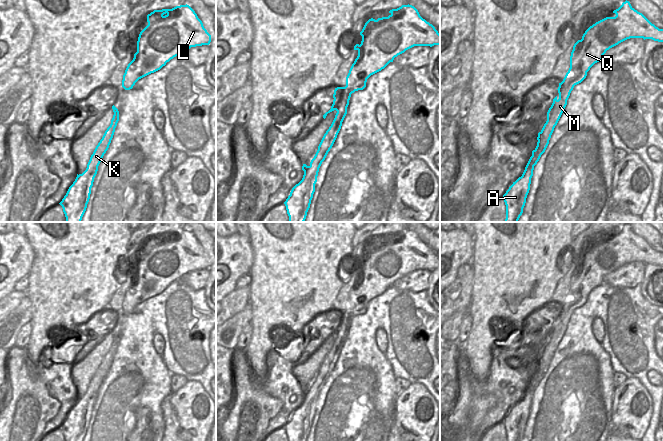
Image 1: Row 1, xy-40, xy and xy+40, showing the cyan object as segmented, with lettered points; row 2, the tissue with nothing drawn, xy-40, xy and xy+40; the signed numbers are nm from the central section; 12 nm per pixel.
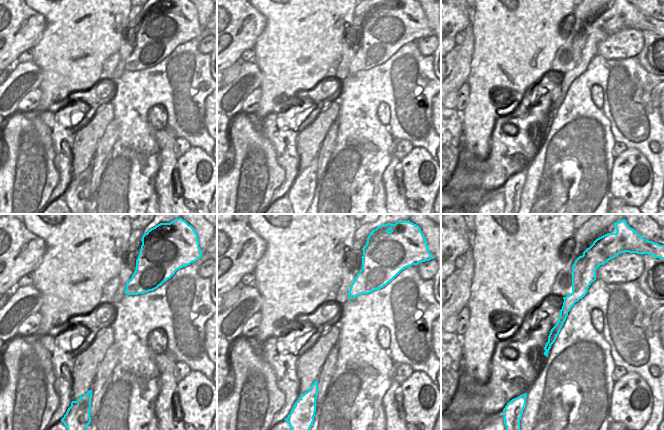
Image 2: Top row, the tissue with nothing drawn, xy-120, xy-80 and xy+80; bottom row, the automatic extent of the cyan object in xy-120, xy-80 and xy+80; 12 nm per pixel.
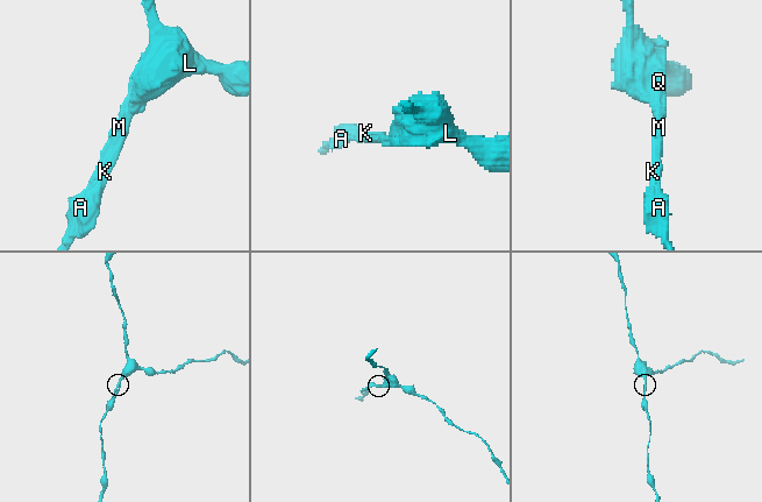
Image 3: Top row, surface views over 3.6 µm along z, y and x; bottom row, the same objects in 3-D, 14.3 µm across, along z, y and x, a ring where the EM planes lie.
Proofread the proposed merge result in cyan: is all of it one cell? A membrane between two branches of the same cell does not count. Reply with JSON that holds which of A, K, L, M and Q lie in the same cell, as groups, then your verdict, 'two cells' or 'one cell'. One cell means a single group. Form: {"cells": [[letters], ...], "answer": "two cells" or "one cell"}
{"cells": [["A", "K", "L", "M", "Q"]], "answer": "one cell"}

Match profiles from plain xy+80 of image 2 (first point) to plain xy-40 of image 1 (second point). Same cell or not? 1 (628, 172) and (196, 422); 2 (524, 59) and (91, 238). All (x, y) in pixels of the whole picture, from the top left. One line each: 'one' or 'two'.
1: one
2: one

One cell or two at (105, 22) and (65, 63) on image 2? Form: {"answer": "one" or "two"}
{"answer": "one"}

